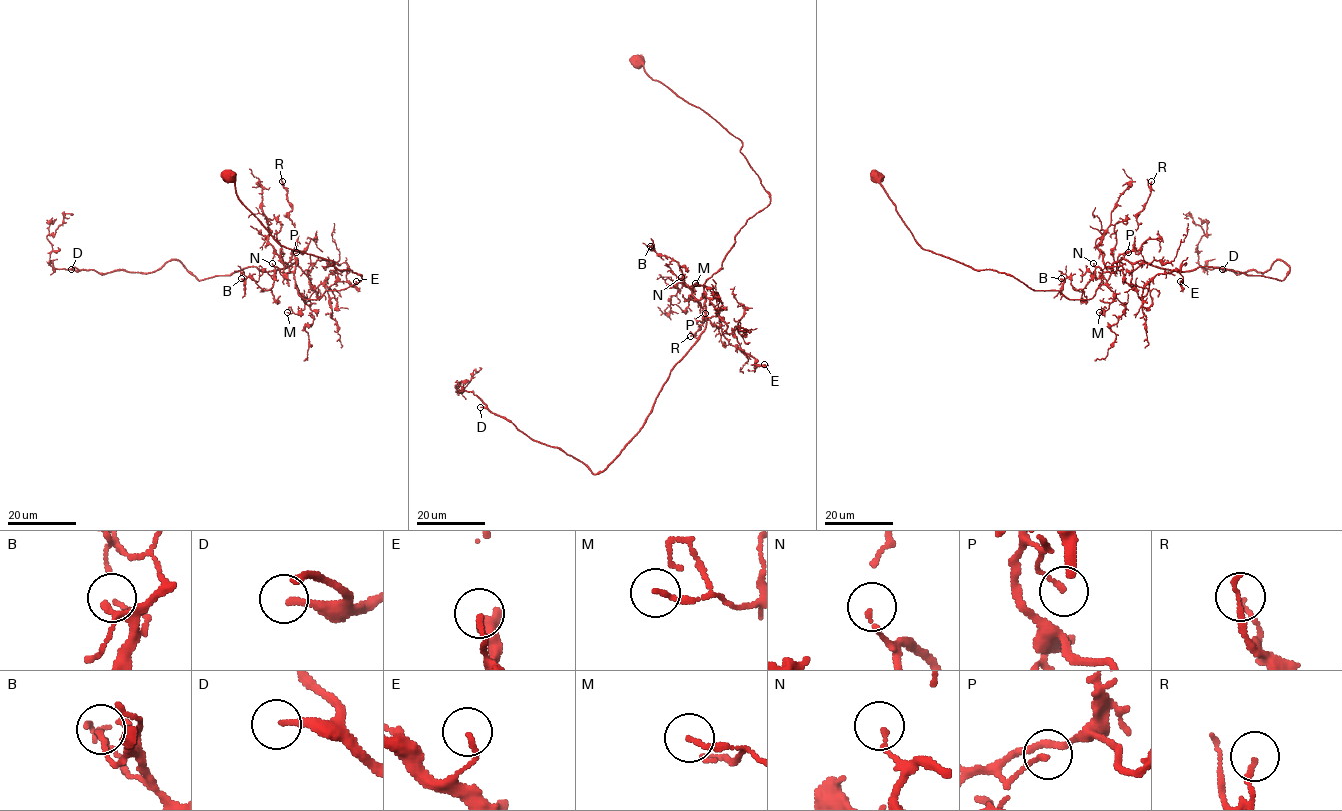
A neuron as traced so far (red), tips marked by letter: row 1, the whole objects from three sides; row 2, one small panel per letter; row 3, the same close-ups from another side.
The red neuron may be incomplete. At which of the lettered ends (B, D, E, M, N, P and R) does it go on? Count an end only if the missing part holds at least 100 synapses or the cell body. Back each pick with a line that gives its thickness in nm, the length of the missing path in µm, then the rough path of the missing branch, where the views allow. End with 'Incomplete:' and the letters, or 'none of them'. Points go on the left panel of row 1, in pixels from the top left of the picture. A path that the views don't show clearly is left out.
D: Thickness 180 nm. Missing length about 45 µm
Incomplete: D

